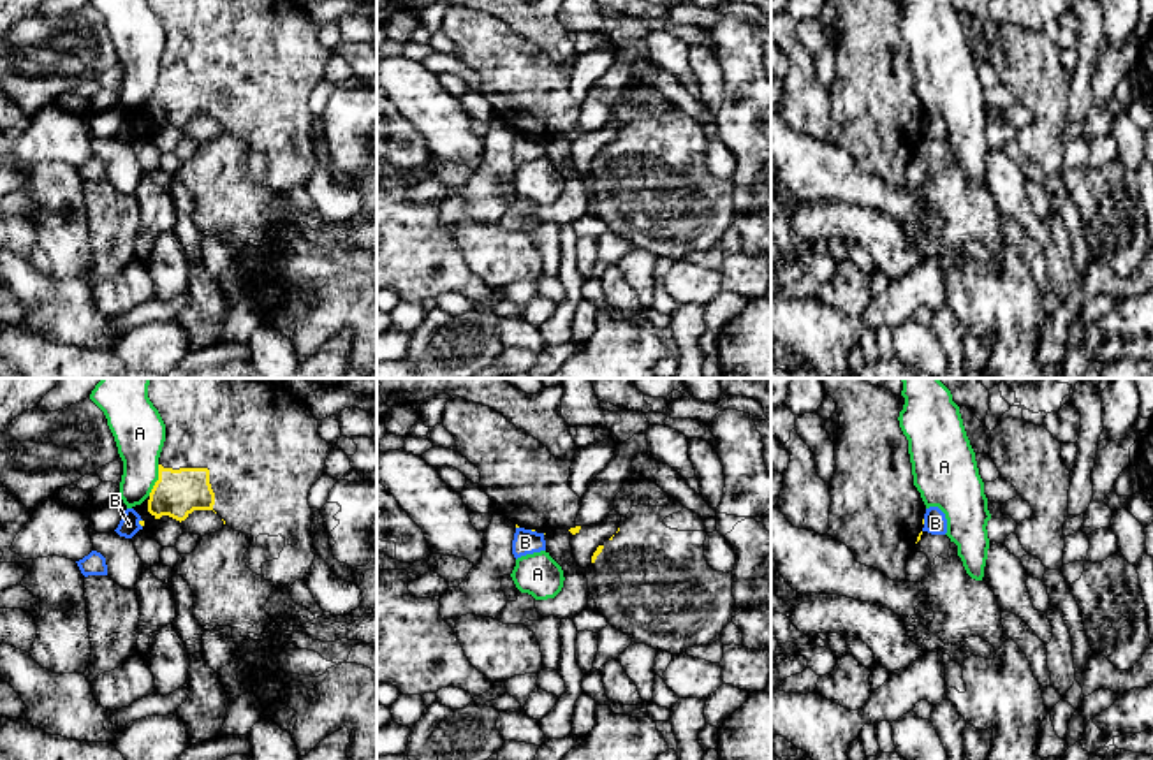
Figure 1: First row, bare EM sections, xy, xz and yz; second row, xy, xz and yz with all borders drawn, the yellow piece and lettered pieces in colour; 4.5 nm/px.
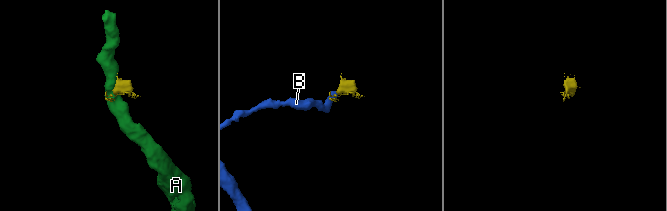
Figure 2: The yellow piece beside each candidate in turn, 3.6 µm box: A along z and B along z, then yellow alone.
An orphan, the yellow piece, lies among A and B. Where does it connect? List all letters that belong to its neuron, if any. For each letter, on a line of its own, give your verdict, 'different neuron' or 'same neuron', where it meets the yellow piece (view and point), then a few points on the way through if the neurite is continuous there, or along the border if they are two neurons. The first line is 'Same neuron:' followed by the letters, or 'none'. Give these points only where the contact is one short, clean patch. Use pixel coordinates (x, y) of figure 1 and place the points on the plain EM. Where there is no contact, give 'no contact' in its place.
Same neuron: none
A: different neuron; contact xy (157, 87); border xy (159, 71), (159, 85), (148, 101)
B: different neuron; contact xy (139, 129); border xy (139, 125), (141, 132)

